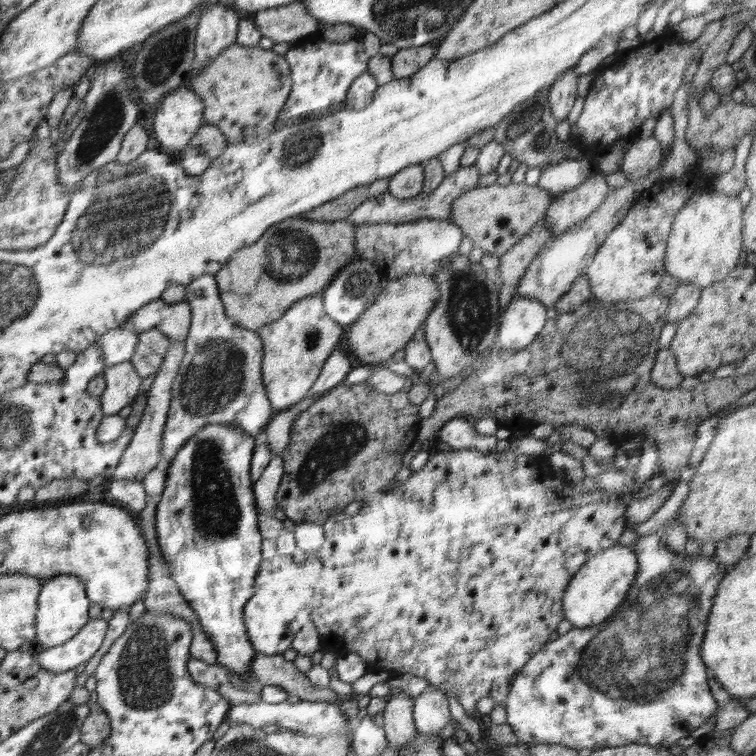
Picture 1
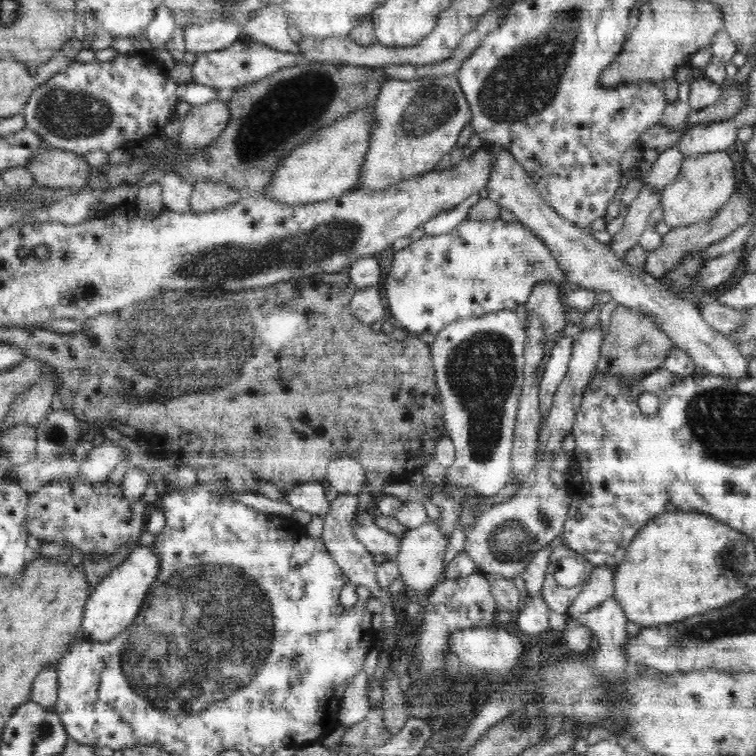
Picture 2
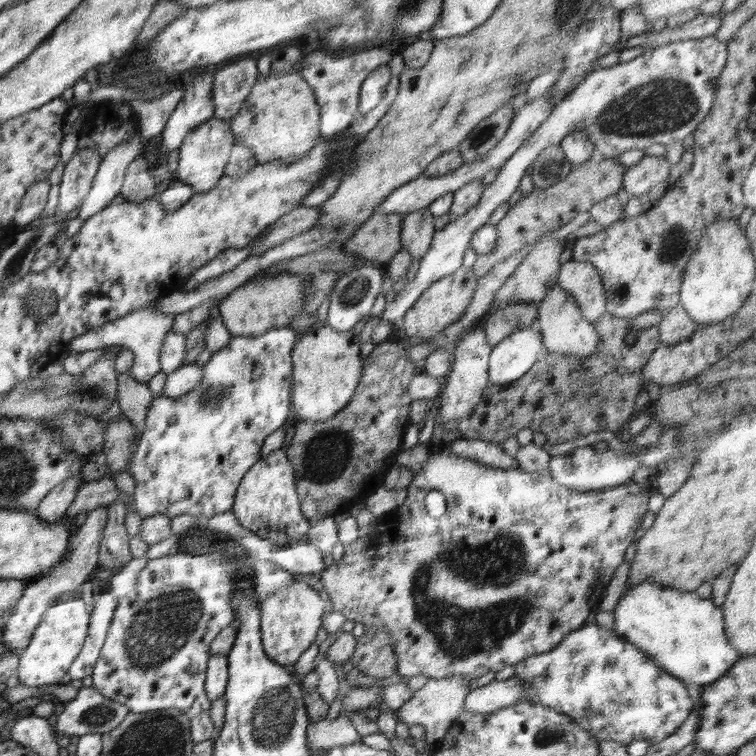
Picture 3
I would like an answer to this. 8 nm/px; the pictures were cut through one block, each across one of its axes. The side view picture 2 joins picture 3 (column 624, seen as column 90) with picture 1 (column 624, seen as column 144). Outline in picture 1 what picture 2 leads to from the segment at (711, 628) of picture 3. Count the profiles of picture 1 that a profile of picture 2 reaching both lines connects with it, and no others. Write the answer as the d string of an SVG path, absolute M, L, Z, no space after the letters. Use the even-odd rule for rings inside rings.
M617 544L592 556L565 588L564 618L571 622L574 628L586 628L604 622L621 606L639 570L635 552L626 546Z

